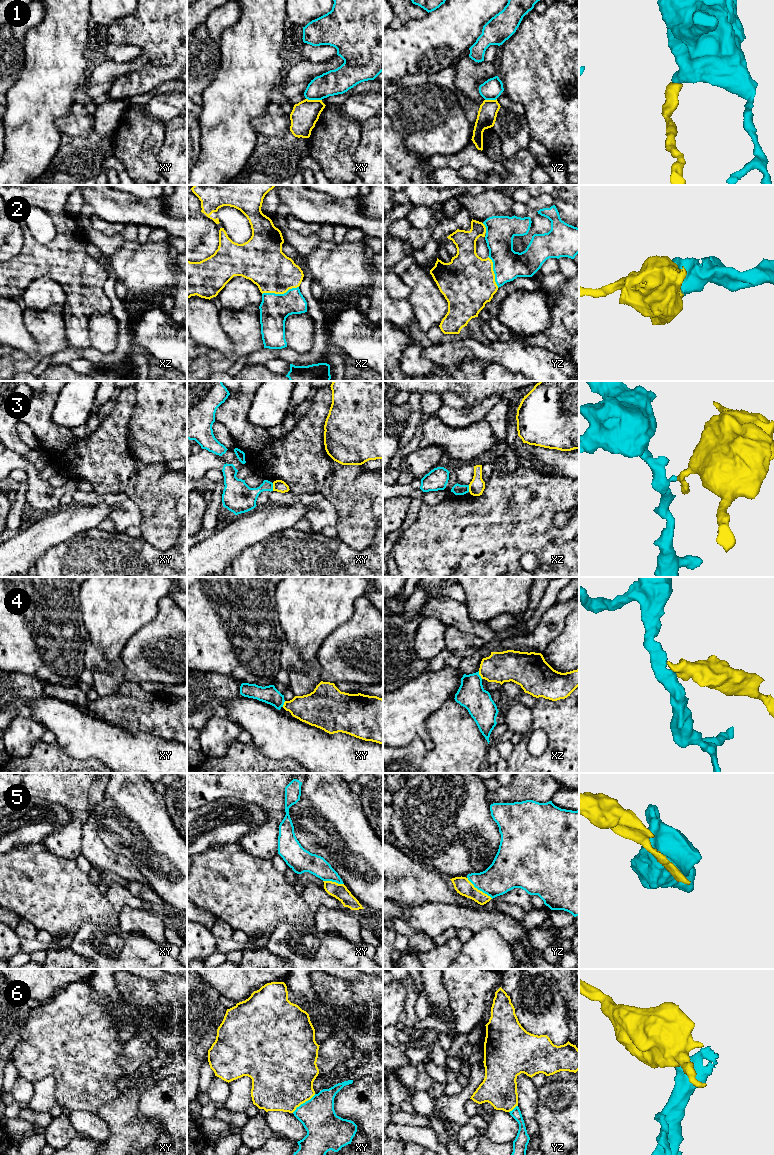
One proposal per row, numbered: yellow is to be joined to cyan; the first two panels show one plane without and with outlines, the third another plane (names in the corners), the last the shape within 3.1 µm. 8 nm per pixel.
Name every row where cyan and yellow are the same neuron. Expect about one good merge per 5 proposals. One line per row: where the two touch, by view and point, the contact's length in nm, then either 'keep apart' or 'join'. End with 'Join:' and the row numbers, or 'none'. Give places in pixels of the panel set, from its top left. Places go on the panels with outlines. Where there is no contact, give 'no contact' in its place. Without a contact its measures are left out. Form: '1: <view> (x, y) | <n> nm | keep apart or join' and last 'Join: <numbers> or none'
1: xy (314, 99) | 130 nm | keep apart
2: xz (280, 294) | 300 nm | join
3: xy (272, 487) | 60 nm | keep apart
4: xz (479, 675) | 70 nm | keep apart
5: yz (479, 889) | 260 nm | keep apart
6: xy (303, 1103) | 240 nm | keep apart
Join: 2

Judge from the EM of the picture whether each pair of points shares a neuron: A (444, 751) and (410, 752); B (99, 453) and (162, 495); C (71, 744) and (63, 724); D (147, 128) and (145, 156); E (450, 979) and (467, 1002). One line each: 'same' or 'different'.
A: same
B: same
C: same
D: same
E: same

